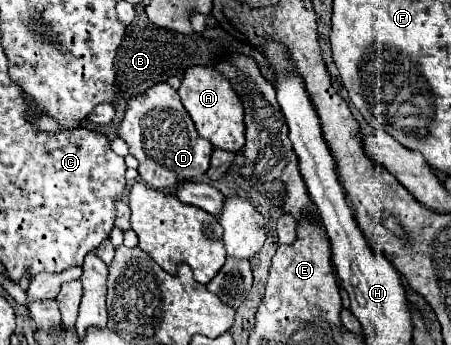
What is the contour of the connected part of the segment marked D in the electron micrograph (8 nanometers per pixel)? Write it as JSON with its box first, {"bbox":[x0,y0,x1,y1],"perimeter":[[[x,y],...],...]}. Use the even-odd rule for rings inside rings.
{"bbox":[119,82,213,190],"perimeter":[[[167,82],[153,84],[143,94],[129,100],[119,126],[119,138],[127,142],[129,152],[139,160],[139,176],[151,188],[167,190],[175,184],[197,180],[209,168],[213,146],[197,134],[177,90],[173,90]]]}

